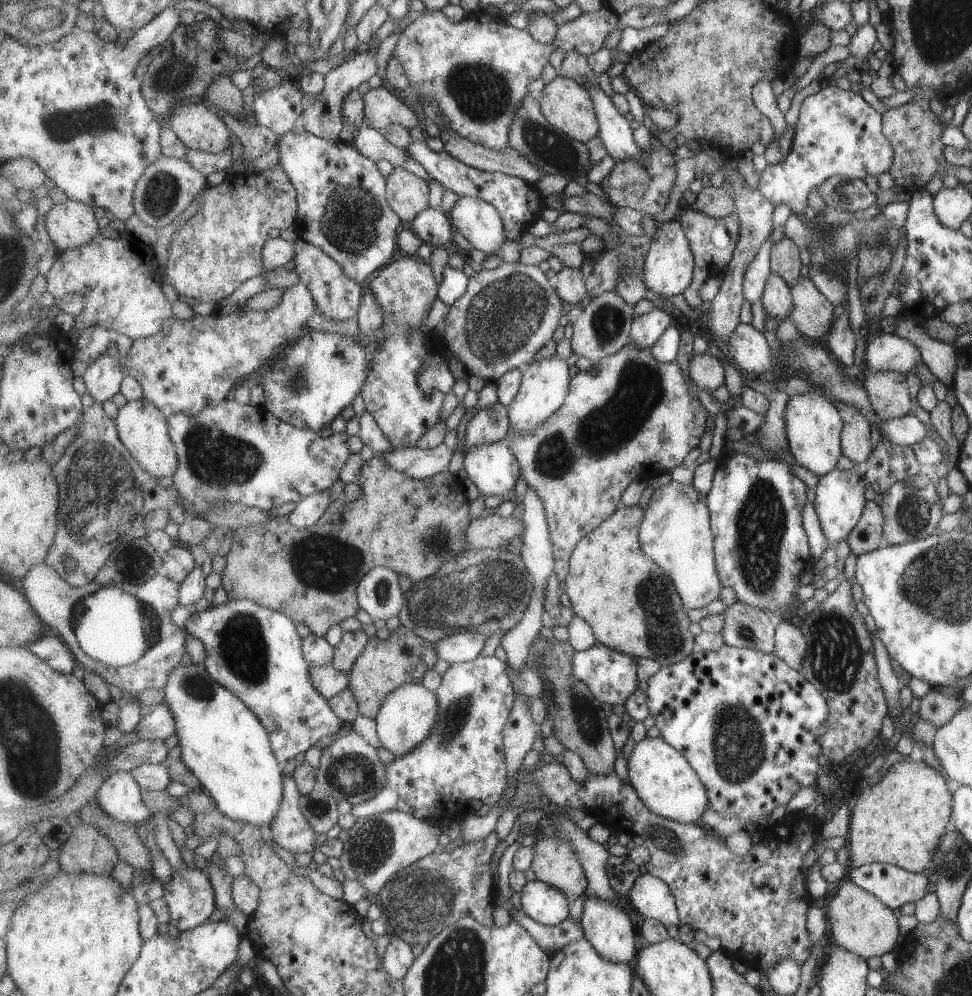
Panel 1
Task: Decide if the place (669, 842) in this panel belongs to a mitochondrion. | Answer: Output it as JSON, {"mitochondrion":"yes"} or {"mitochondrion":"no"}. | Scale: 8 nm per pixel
{"mitochondrion":"yes"}

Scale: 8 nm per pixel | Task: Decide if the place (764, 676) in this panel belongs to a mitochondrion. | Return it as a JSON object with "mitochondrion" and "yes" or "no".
{"mitochondrion":"no"}

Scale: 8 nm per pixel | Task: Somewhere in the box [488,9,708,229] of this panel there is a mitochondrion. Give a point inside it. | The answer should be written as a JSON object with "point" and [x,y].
{"point":[546,144]}

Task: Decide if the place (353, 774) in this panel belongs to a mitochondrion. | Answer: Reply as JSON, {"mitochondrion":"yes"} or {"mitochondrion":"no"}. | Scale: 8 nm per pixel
{"mitochondrion":"yes"}

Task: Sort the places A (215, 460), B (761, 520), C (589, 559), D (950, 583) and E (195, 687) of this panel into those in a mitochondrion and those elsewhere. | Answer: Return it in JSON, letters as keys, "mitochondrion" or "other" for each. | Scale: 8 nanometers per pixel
{"A":"mitochondrion","B":"mitochondrion","C":"other","D":"mitochondrion","E":"mitochondrion"}

